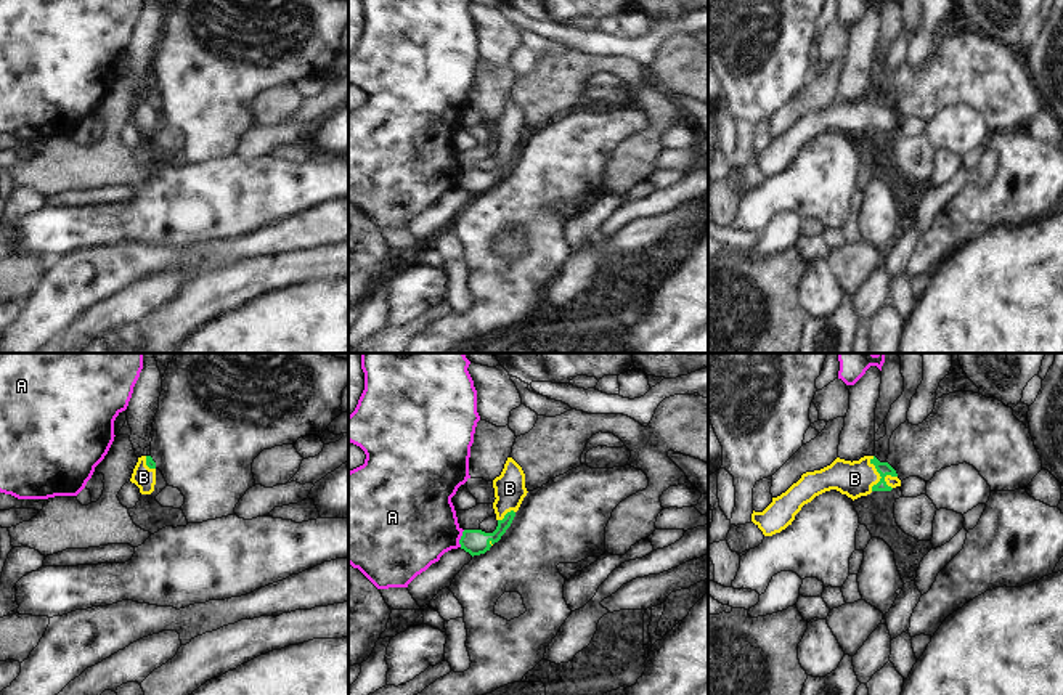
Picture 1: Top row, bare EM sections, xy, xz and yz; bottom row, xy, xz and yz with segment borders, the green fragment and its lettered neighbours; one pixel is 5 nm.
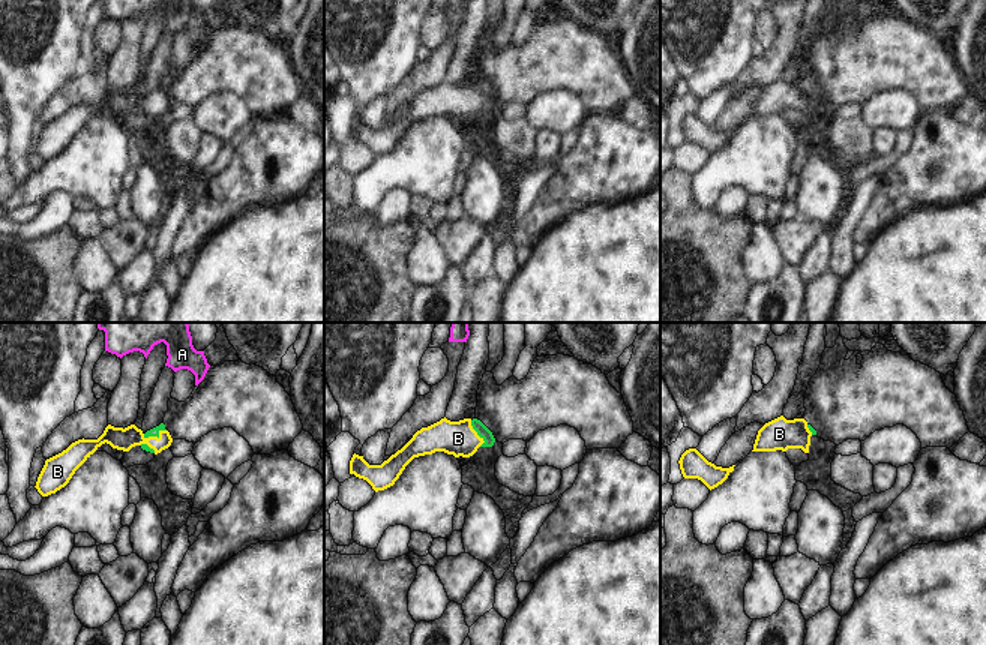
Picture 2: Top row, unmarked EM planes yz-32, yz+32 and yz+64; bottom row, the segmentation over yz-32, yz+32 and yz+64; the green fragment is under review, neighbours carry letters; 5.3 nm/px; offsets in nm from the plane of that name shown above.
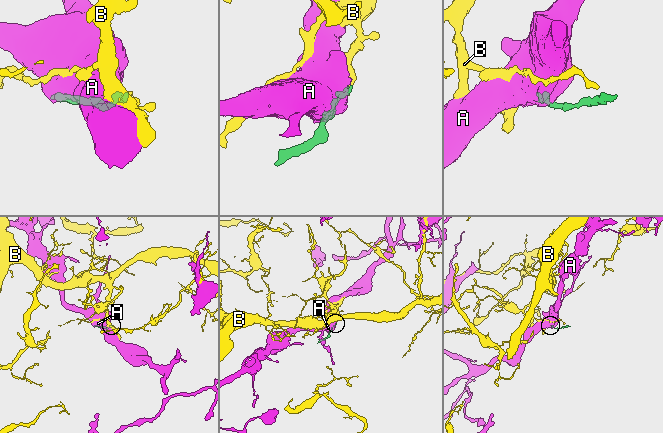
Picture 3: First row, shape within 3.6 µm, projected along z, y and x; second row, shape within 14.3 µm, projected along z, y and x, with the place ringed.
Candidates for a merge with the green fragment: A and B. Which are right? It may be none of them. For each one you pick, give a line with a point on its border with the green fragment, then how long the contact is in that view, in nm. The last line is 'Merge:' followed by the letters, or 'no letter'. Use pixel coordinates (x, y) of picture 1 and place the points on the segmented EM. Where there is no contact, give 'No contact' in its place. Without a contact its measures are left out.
B: Touches green at yz (877, 471). Shared border 190 nm
Merge: B

